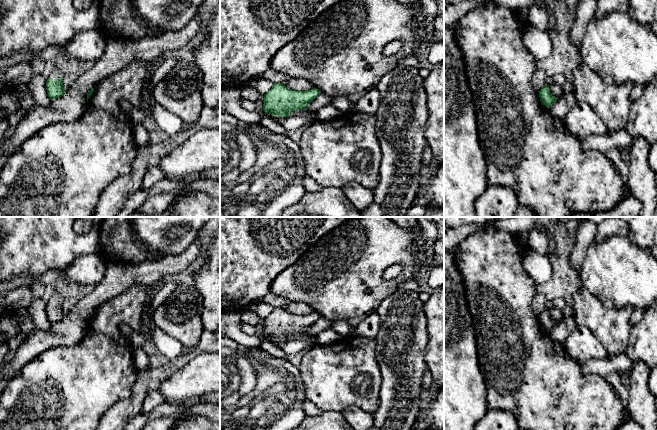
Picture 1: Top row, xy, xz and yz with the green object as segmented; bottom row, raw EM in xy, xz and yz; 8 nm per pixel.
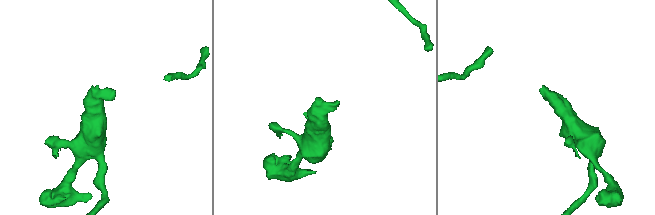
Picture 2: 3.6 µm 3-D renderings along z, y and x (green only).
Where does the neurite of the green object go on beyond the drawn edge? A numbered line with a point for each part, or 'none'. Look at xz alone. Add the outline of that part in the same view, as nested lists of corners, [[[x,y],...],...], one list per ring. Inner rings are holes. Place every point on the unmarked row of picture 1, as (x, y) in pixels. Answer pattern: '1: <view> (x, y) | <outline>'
none

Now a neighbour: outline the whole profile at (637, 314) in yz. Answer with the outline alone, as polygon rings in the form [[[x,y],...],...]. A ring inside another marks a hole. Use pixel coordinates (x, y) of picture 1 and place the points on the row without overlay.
[[[634,308],[630,316],[630,324],[632,326],[638,324],[643,317],[643,310],[640,308]]]

